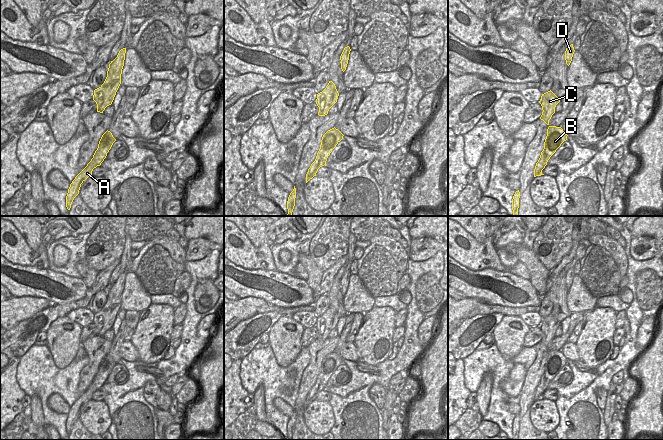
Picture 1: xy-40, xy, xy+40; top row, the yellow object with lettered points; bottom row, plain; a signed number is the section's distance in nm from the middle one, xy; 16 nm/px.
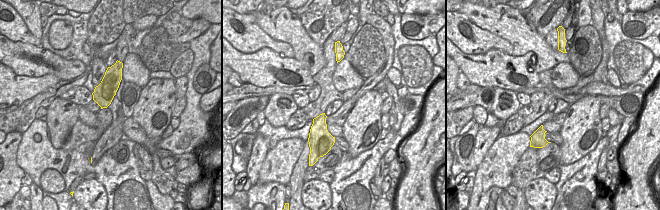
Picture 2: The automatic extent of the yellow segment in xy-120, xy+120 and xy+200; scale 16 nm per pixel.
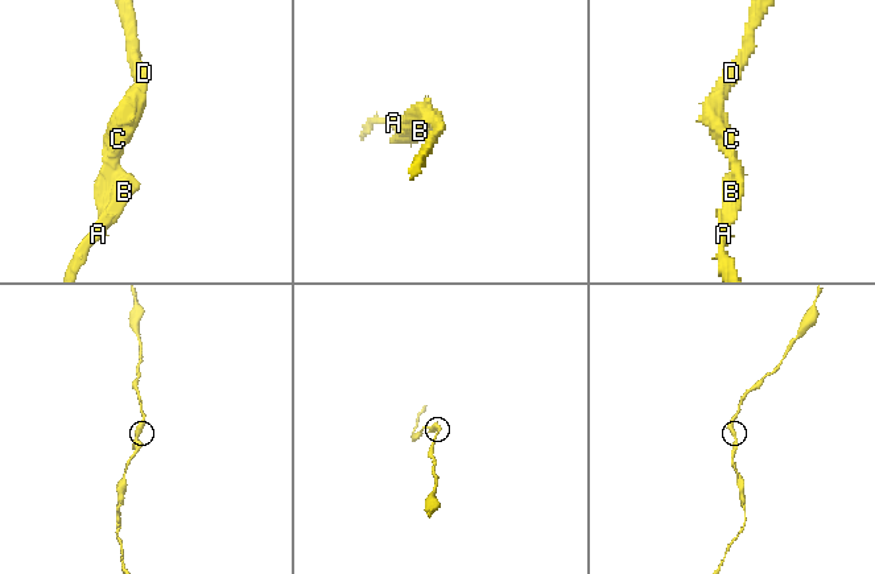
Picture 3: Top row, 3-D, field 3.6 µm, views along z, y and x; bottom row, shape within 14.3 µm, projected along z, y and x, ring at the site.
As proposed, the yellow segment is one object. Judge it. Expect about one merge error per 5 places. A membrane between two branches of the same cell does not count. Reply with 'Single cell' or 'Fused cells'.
Single cell

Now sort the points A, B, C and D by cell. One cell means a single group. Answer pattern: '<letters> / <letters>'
A B C D

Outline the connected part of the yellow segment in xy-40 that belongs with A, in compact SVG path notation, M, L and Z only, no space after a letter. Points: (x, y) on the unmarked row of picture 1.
M108 354L102 359L98 368L98 372L93 379L93 382L70 408L66 420L66 431L68 434L70 434L74 422L79 418L81 408L88 401L92 400L92 395L94 392L101 389L101 387L106 382L107 377L109 376L115 365L116 363L113 361L112 357Z

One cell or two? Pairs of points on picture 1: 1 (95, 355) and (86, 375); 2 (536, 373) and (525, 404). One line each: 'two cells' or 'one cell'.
1: one cell
2: one cell

